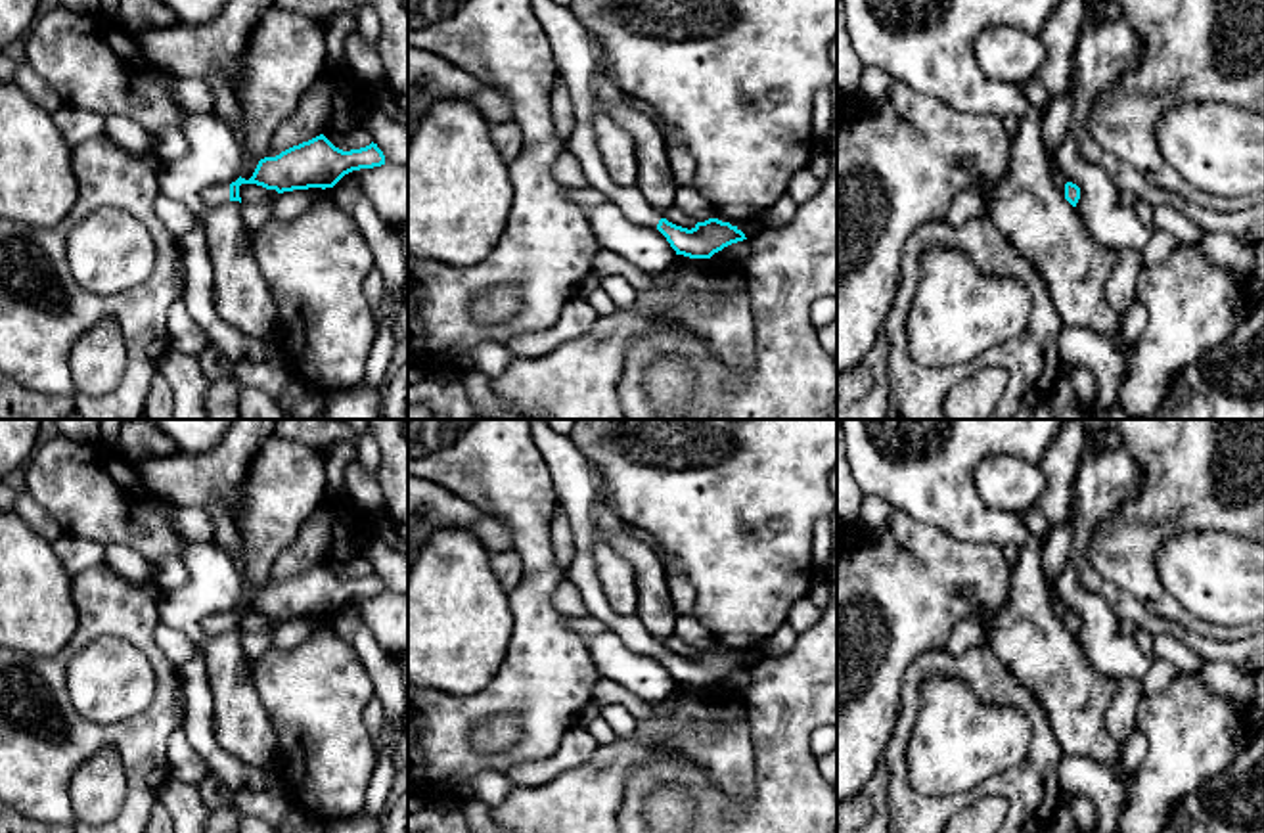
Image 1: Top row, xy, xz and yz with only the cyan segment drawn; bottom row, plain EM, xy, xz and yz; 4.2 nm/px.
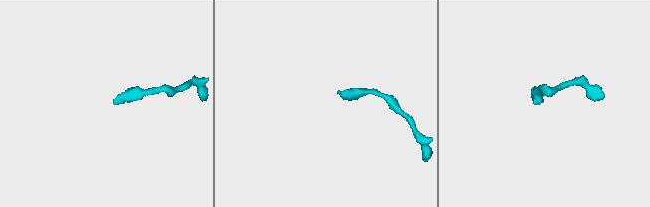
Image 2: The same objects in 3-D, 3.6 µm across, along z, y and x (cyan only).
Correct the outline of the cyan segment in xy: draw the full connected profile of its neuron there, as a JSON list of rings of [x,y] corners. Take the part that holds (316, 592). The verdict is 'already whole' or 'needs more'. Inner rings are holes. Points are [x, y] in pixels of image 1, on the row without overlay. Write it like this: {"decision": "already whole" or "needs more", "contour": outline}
{"decision": "needs more", "contour": [[[324,563],[293,574],[276,586],[259,590],[249,609],[237,607],[232,613],[207,617],[201,626],[205,634],[216,636],[226,630],[239,630],[241,613],[257,613],[278,622],[308,617],[333,617],[345,603],[360,597],[385,594],[385,584],[377,573],[360,578],[343,580]]]}

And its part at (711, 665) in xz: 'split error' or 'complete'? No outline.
split error

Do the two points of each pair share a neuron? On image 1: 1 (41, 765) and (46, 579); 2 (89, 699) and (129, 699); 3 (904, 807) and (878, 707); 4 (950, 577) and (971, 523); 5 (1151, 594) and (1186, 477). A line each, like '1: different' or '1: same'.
1: different
2: same
3: different
4: different
5: same

